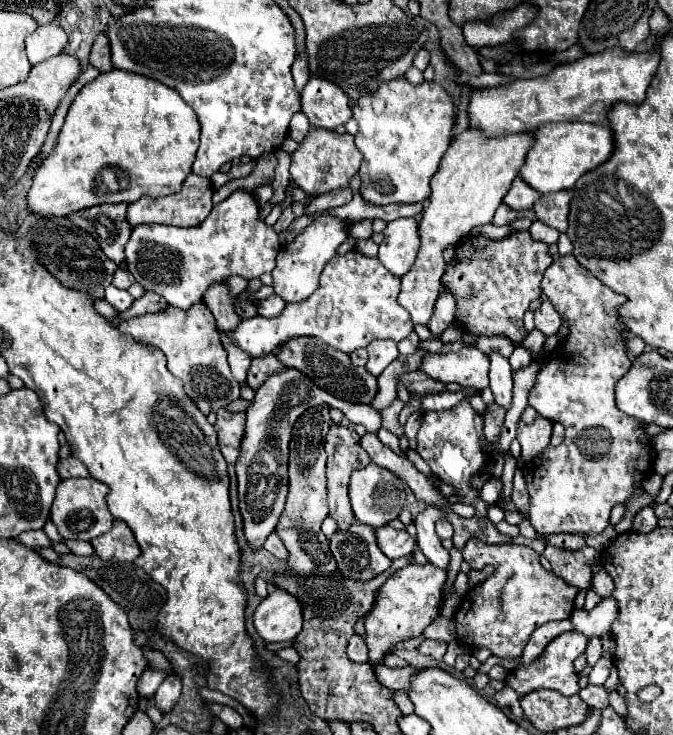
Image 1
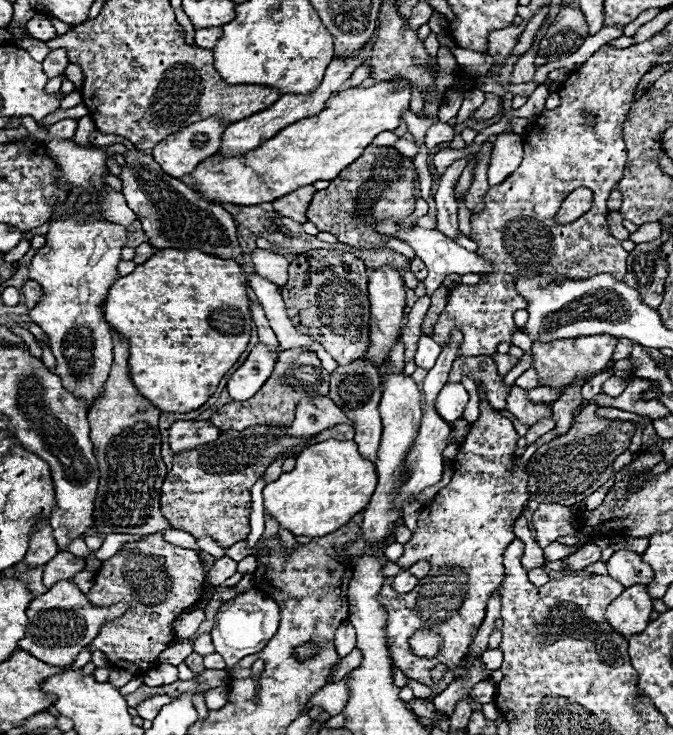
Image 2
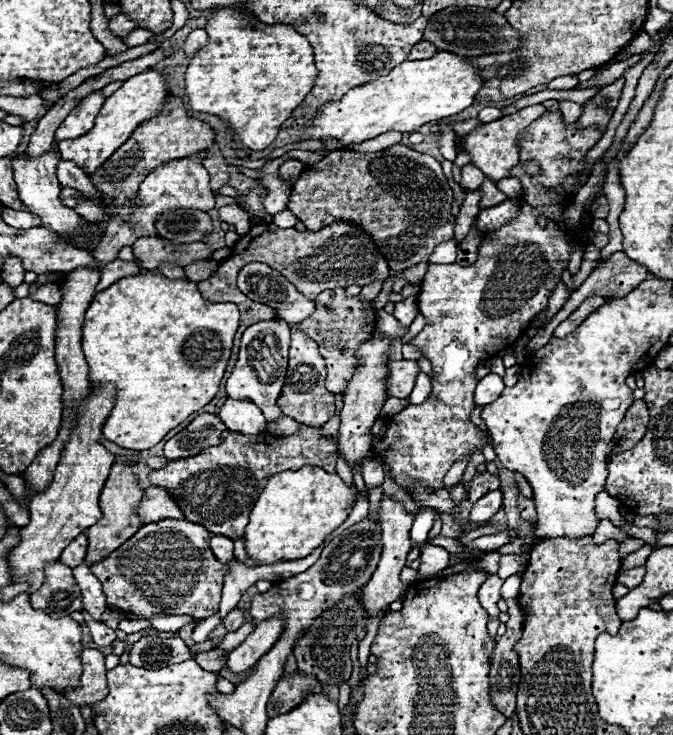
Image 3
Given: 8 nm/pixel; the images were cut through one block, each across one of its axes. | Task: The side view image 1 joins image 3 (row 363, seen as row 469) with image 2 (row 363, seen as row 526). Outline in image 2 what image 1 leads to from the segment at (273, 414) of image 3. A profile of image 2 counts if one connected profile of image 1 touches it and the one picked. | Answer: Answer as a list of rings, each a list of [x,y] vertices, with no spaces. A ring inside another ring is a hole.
[[[256,344],[252,348],[252,352],[248,354],[246,362],[230,376],[228,380],[228,392],[232,396],[232,400],[248,400],[252,398],[262,384],[268,380],[268,376],[274,370],[276,360],[272,358],[272,352],[266,350],[266,346]]]

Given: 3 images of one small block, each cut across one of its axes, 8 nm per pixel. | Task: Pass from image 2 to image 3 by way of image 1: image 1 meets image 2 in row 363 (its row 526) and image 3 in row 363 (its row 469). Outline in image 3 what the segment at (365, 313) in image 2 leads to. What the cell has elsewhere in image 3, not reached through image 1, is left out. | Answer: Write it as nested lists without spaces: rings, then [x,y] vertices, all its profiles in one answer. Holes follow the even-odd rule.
[[[344,288],[326,290],[314,302],[316,302],[314,314],[310,318],[306,318],[302,324],[296,324],[296,328],[306,332],[312,340],[316,340],[320,344],[320,354],[324,356],[326,366],[328,366],[326,388],[332,394],[342,394],[346,390],[346,384],[350,382],[350,378],[356,372],[356,366],[358,366],[356,352],[358,352],[360,344],[366,338],[370,338],[368,334],[374,330],[376,310],[372,308],[370,302],[358,300],[358,296],[346,298]],[[362,334],[366,334],[366,336],[362,336]]]

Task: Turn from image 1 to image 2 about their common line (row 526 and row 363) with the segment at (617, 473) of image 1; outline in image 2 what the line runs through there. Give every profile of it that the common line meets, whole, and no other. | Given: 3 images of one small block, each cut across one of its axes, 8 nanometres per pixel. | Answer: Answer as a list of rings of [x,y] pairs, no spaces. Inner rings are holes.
[[[580,336],[580,338],[568,338],[568,340],[554,340],[554,342],[534,342],[534,368],[538,370],[542,378],[542,386],[558,388],[560,392],[566,390],[574,382],[574,378],[592,378],[594,374],[602,372],[608,360],[612,360],[614,348],[618,344],[618,338],[614,336]]]

